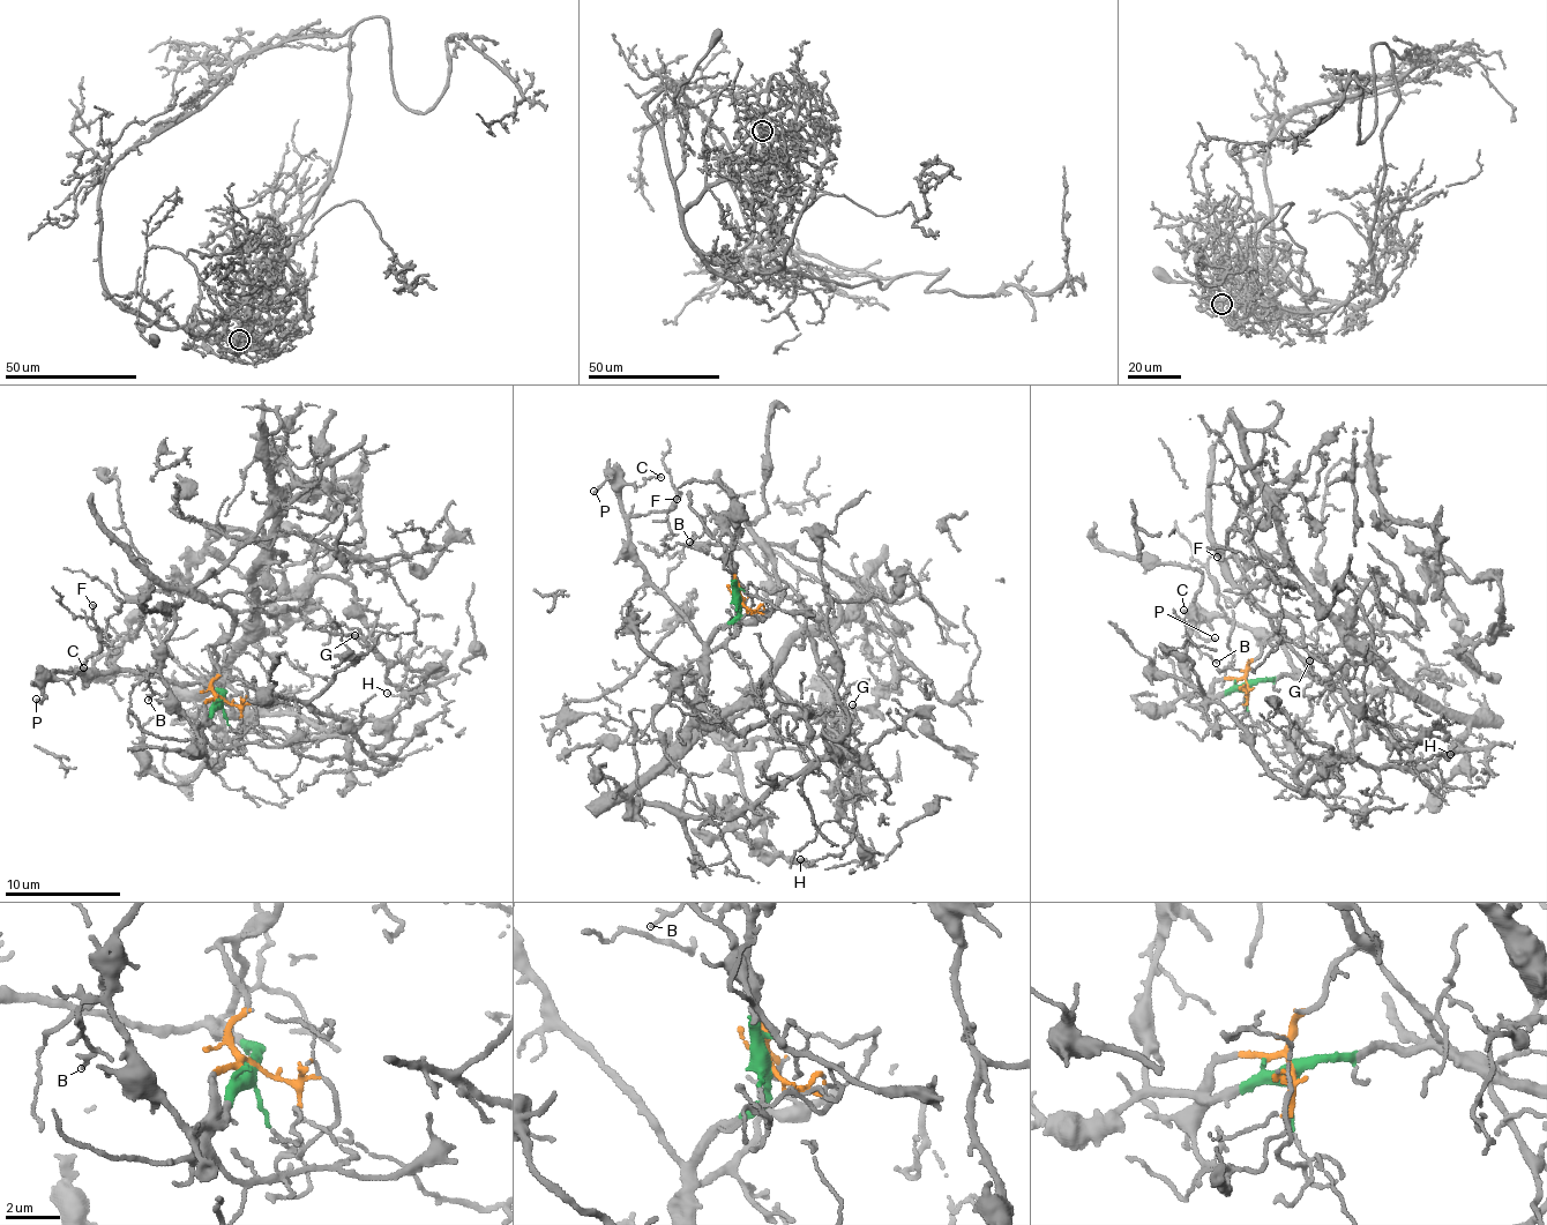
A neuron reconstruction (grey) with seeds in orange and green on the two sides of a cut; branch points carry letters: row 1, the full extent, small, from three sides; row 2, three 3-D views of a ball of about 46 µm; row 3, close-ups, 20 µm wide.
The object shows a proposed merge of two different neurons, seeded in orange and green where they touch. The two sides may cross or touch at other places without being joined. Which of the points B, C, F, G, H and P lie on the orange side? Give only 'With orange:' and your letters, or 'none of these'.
With orange: G, H

